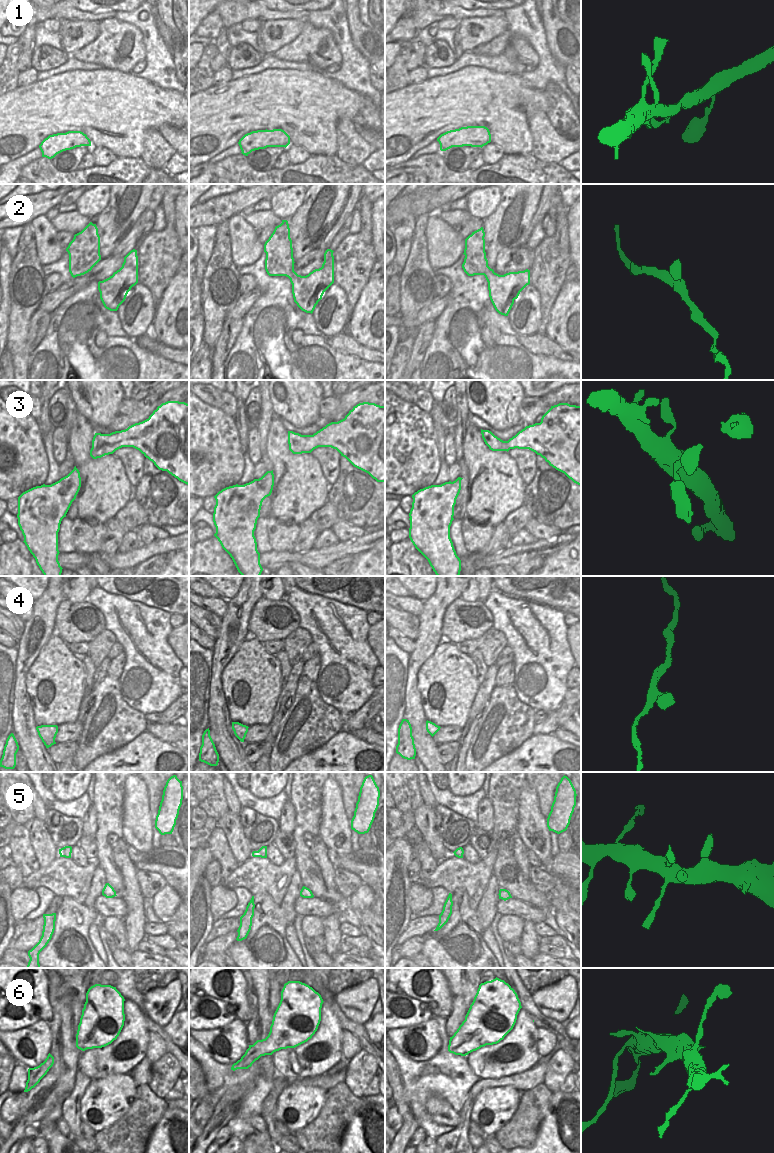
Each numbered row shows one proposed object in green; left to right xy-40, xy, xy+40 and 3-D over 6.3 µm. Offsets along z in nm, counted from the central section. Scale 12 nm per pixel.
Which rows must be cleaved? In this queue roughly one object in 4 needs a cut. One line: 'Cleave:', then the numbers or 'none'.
Cleave: none

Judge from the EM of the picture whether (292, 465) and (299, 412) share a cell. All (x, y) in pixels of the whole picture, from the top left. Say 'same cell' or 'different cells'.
different cells

